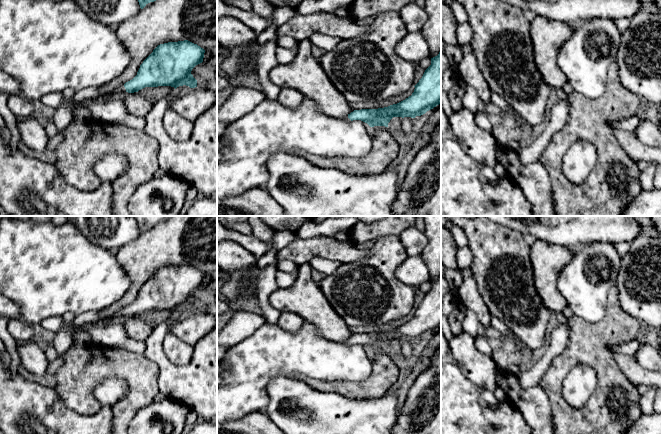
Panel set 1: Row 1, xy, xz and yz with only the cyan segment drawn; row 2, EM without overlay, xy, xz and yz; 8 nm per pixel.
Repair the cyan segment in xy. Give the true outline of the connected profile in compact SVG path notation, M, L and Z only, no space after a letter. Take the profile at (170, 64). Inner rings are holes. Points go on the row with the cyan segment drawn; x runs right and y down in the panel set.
M188 40L158 45L143 61L137 75L110 92L90 87L75 91L74 102L104 99L115 92L134 93L145 87L179 86L197 87L192 69L203 62L205 50Z

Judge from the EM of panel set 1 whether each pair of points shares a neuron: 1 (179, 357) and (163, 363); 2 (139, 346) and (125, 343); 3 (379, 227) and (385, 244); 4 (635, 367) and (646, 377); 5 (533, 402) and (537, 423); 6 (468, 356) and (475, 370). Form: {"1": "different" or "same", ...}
{"1": "different", "2": "same", "3": "different", "4": "same", "5": "same", "6": "same"}

